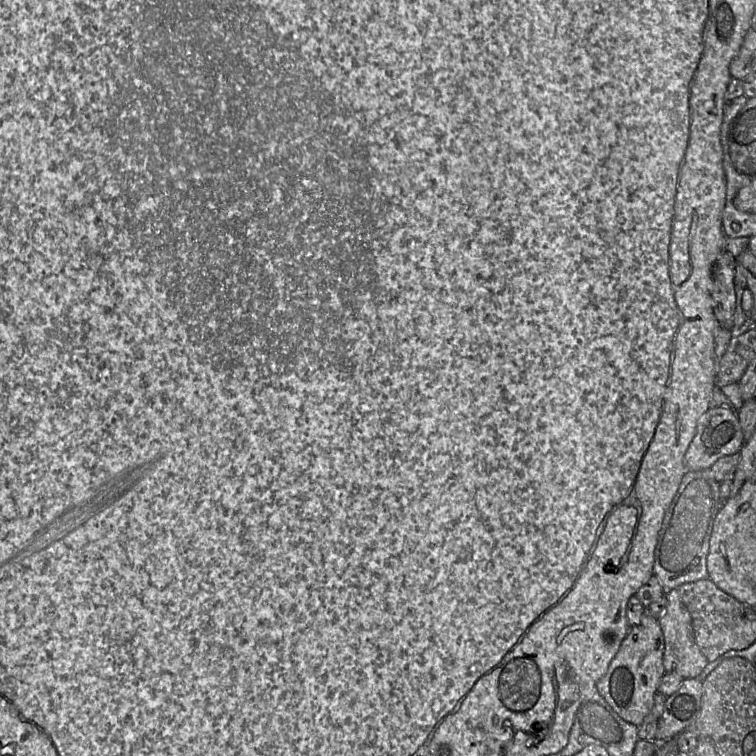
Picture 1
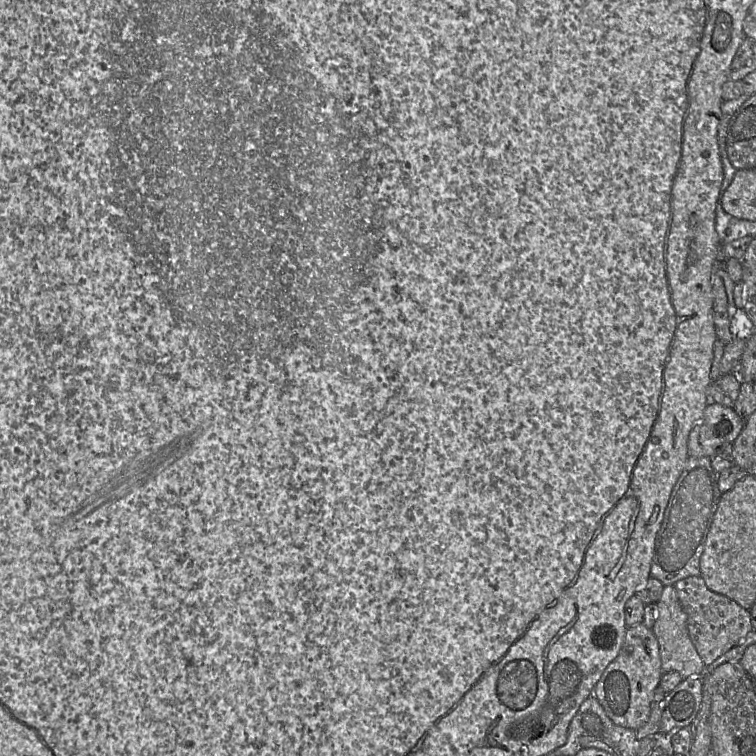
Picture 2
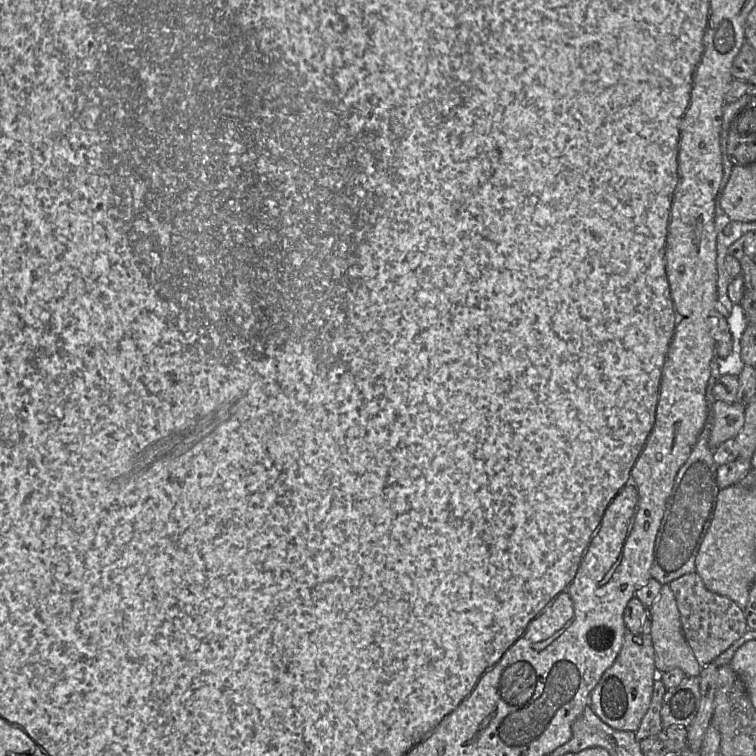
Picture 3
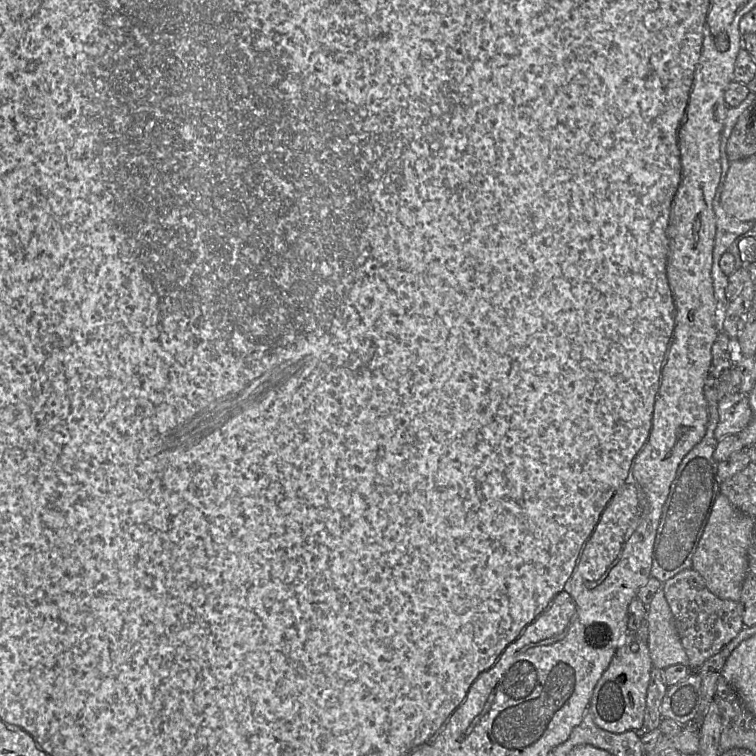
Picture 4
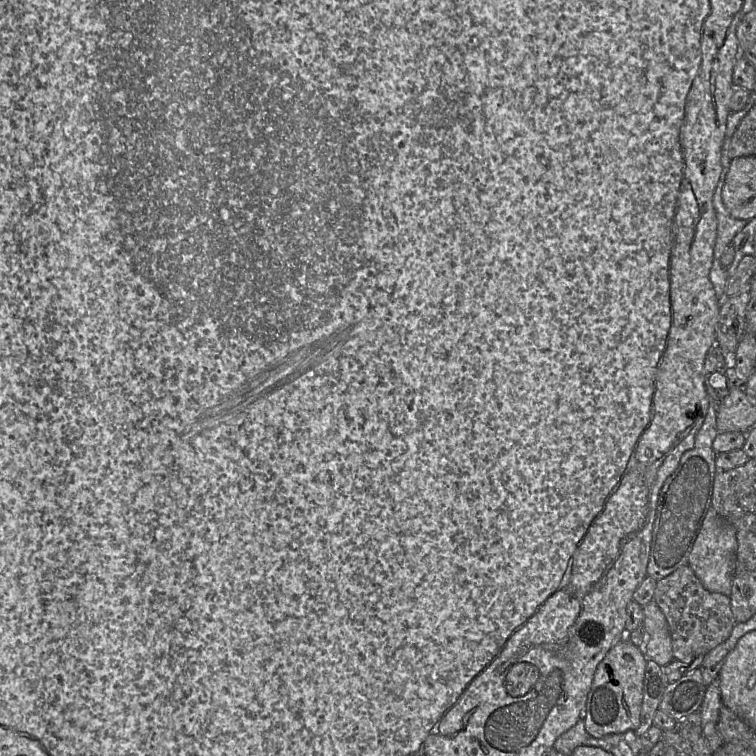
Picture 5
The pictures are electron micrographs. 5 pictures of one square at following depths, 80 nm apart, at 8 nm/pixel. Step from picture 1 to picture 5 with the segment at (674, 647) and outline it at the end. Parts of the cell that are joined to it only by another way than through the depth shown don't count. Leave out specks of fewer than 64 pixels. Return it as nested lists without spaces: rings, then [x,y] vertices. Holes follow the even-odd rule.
[[[654,600],[643,606],[643,614],[643,628],[646,631],[645,656],[664,667],[674,660],[668,622]]]

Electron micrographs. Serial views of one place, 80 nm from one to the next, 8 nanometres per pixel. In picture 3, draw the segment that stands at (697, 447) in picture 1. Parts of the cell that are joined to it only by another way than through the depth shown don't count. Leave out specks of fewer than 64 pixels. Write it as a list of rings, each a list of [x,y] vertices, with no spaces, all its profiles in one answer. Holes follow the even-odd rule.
[[[712,402],[709,407],[709,446],[712,450],[738,435],[744,425],[745,407],[737,402]]]

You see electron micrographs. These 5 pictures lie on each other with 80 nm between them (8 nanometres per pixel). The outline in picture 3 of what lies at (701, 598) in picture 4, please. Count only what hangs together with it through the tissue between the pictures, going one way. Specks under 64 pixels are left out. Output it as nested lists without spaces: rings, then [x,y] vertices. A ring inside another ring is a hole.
[[[696,572],[668,585],[677,602],[684,636],[701,668],[713,662],[748,630],[744,611],[733,600],[708,590]]]

